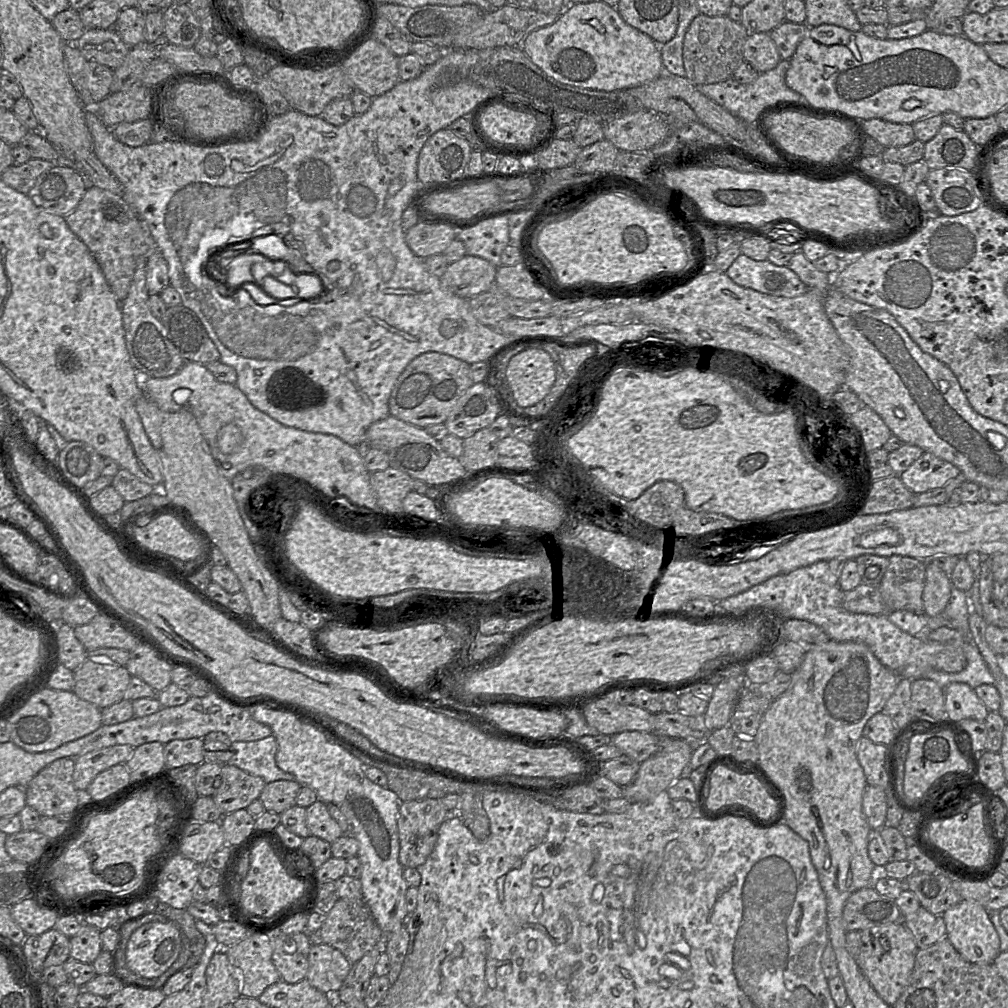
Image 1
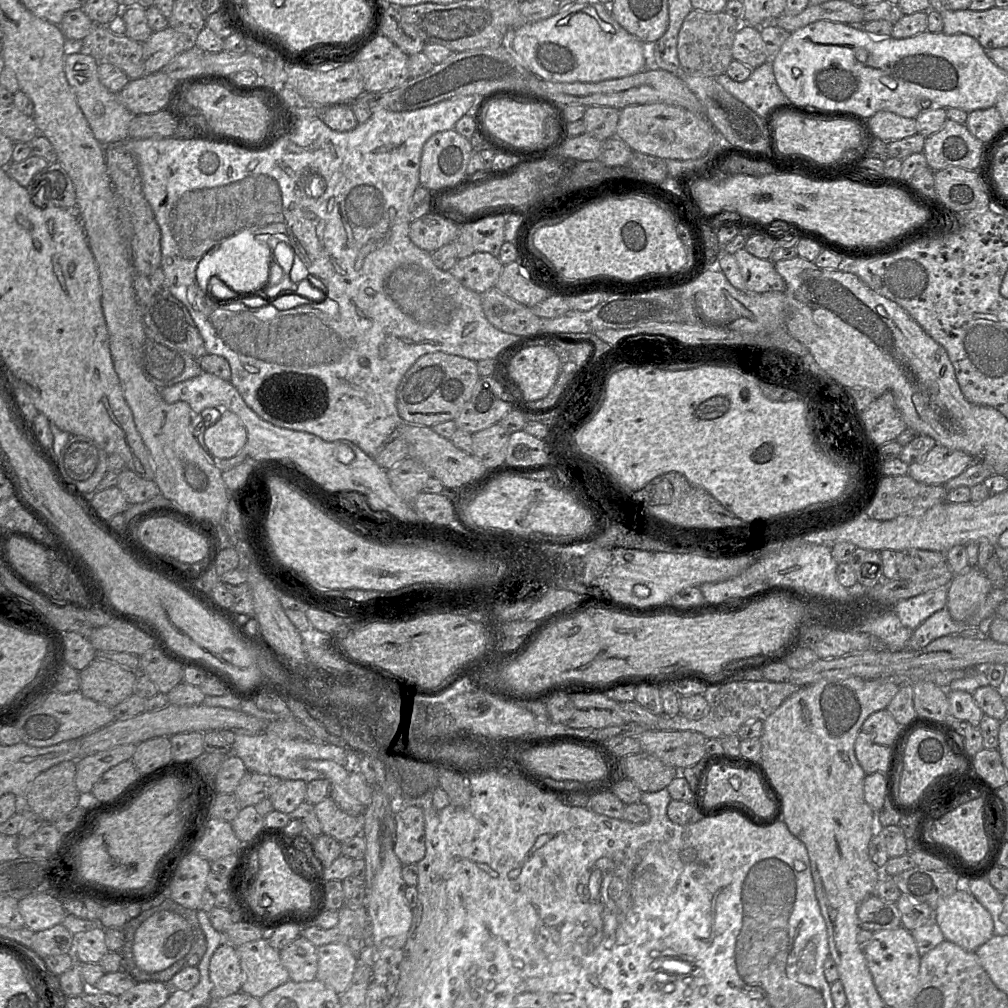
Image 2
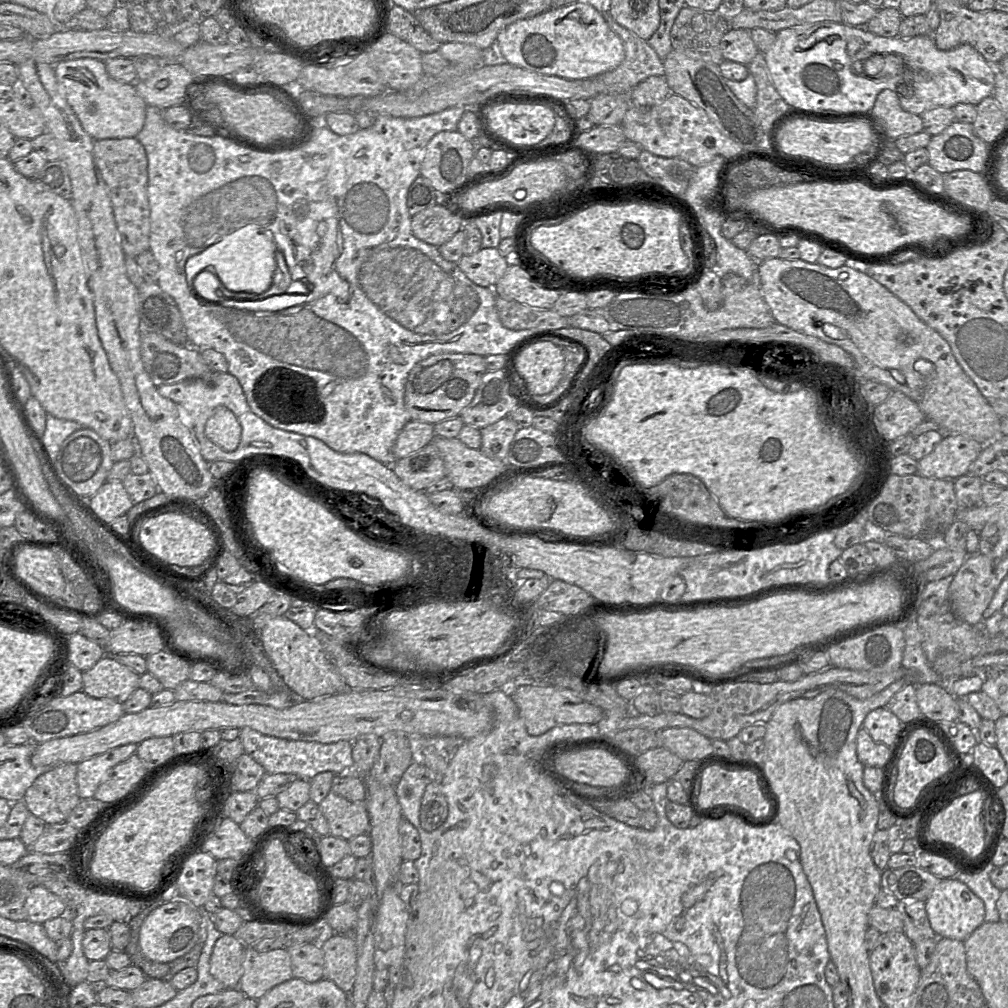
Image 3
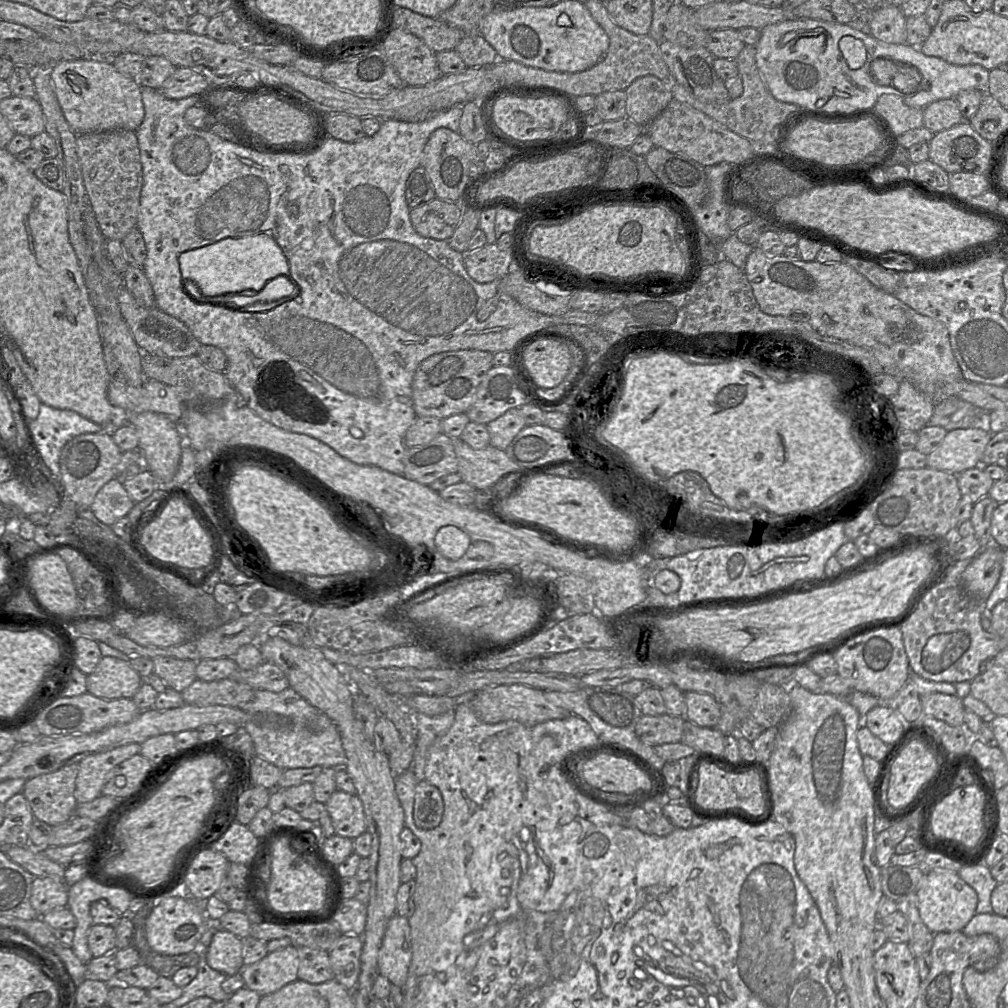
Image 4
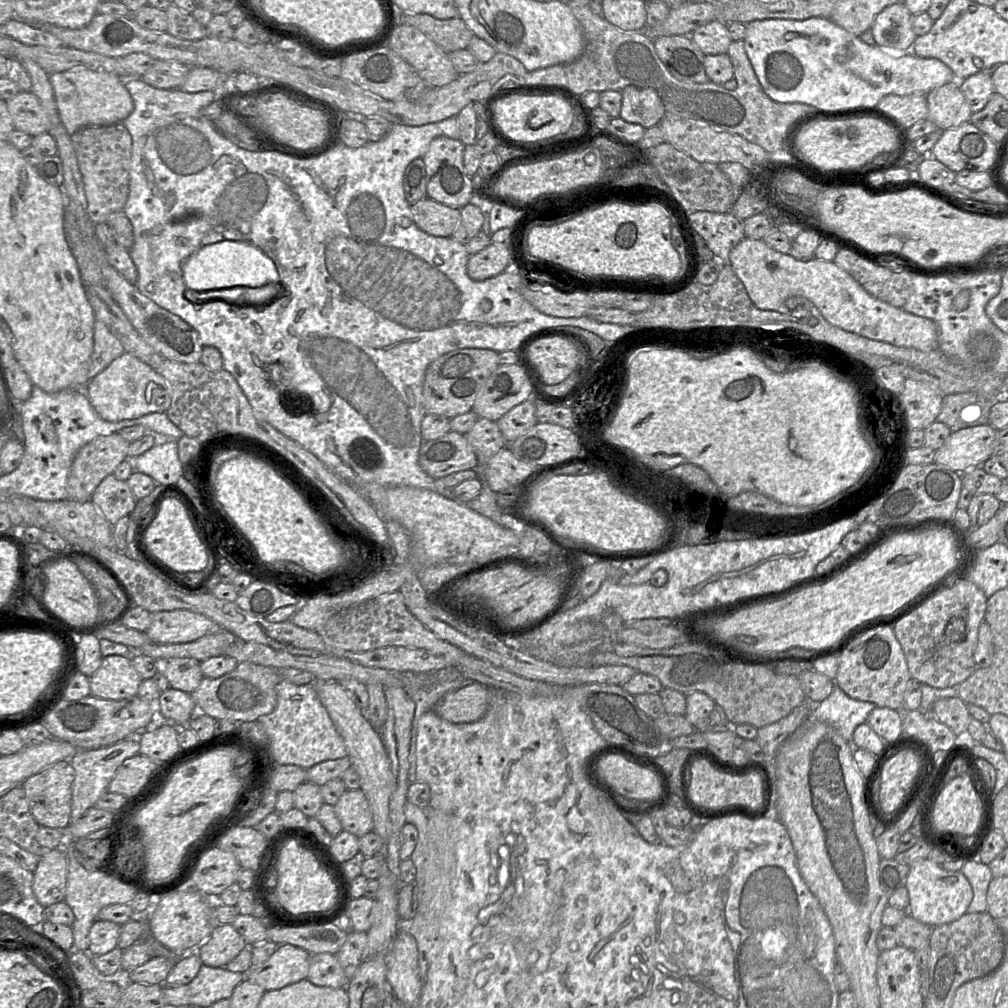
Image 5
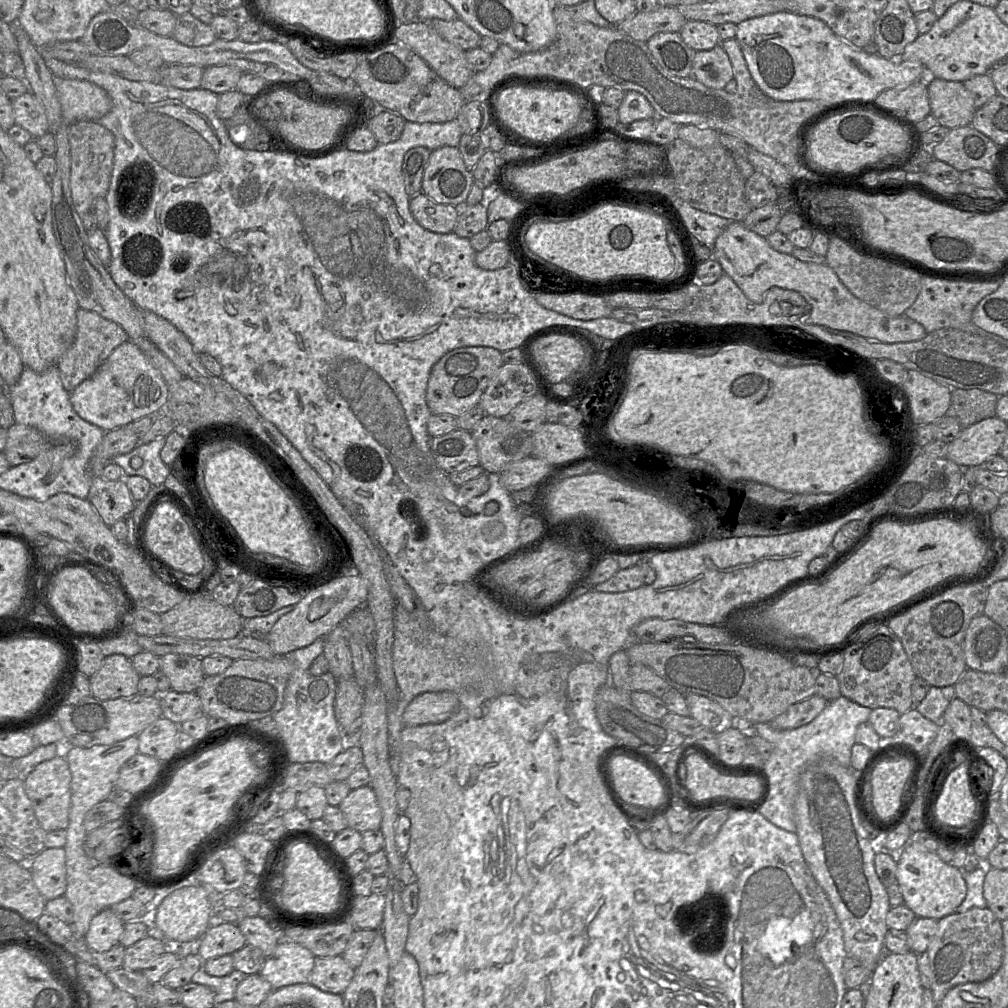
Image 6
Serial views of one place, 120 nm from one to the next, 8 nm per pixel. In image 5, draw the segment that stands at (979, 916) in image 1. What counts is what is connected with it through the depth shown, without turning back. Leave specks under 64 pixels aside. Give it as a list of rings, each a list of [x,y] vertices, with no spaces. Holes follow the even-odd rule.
[[[929,858],[916,860],[909,865],[905,887],[909,893],[908,913],[911,916],[934,927],[957,920],[967,912],[973,899],[973,889],[961,870],[946,870]]]

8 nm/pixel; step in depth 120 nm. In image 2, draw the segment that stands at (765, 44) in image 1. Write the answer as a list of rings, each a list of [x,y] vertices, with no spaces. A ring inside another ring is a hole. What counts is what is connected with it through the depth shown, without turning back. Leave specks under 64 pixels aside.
[[[741,24],[734,36],[732,57],[752,69],[768,60],[766,46],[760,34],[760,27]]]

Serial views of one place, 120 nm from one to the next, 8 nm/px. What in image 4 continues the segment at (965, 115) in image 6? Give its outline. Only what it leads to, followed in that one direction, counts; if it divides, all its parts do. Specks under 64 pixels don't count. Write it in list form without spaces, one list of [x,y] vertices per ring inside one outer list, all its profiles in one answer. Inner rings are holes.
[[[955,98],[934,101],[923,108],[924,126],[934,133],[962,122],[963,115]]]

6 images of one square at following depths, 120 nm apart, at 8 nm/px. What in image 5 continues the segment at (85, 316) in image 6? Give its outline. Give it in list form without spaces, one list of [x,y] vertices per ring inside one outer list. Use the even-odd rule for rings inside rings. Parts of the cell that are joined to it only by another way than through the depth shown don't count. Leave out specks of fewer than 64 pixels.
[[[101,321],[93,326],[93,352],[90,357],[89,381],[121,356],[124,349],[120,341]]]

